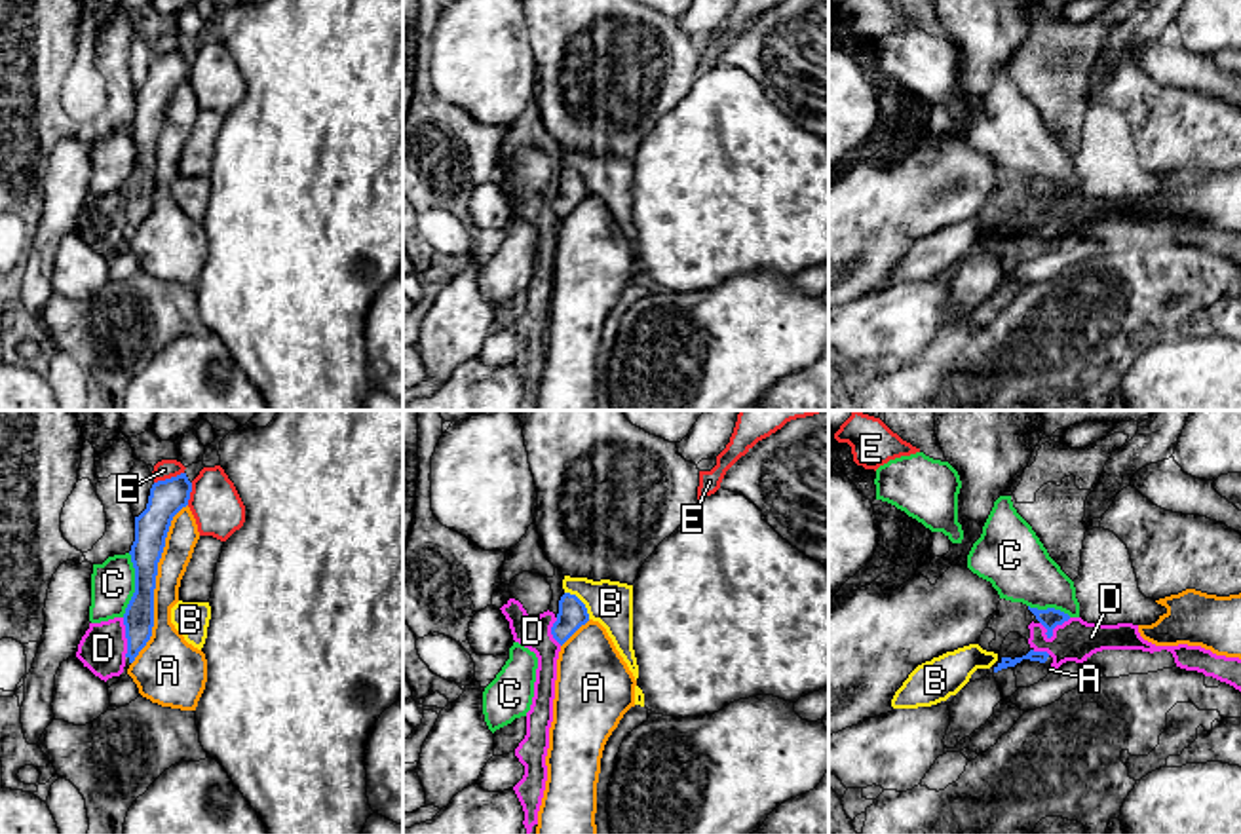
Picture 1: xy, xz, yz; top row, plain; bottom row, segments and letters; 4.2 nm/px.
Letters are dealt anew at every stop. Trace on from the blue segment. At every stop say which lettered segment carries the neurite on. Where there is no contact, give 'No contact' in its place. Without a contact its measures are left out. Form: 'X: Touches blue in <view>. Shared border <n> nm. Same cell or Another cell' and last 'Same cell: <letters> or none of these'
A: Touches blue in xy. Shared border 700 nm. Another cell
B: Touches blue in xz. Shared border 160 nm. Another cell
C: Touches blue in xy. Shared border 280 nm. Another cell
D: Touches blue in yz. Shared border 140 nm. Another cell
E: Touches blue in xy. Shared border 140 nm. Another cell
Same cell: none of these

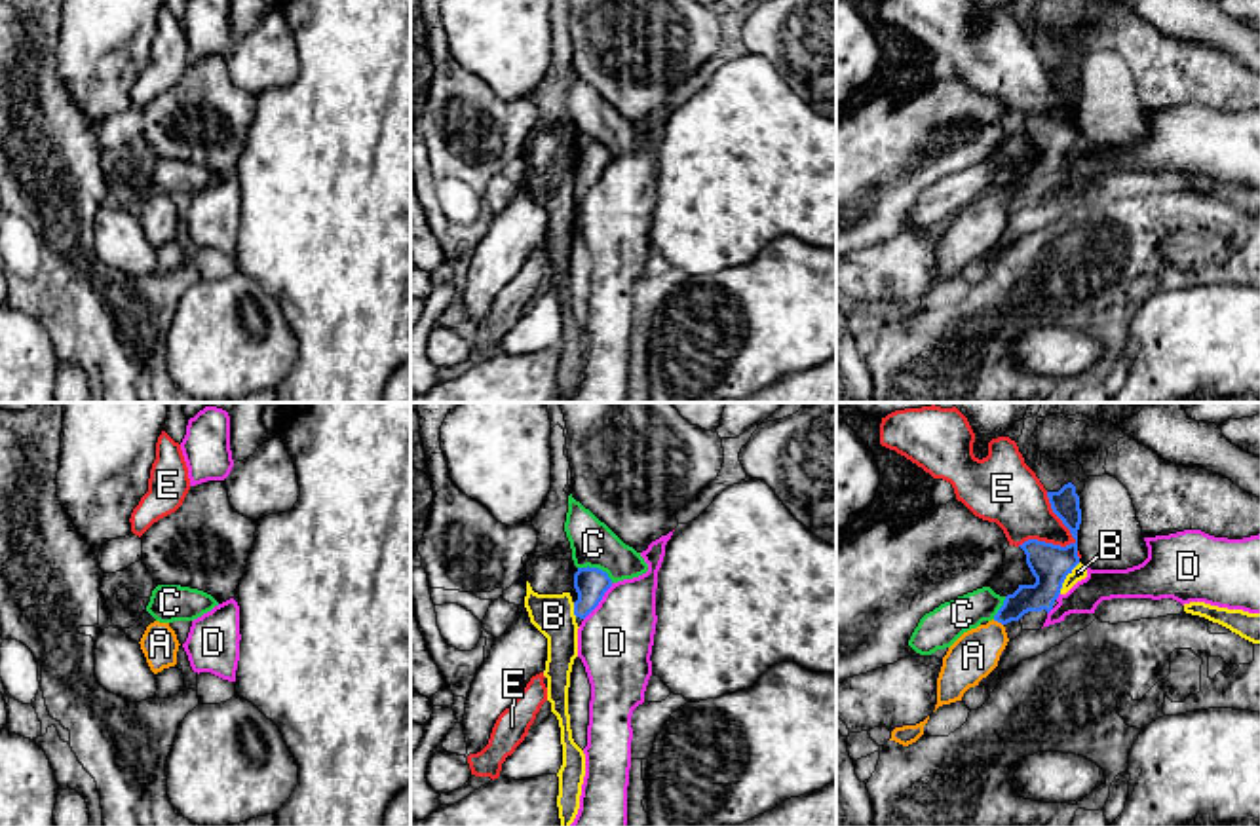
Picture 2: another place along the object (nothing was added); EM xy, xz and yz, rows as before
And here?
A: Touches blue in yz. Shared border 50 nm. Same cell
B: Touches blue in yz. Shared border 160 nm. Another cell
C: Touches blue in xz. Shared border 170 nm. Another cell
D: Touches blue in xz. Shared border 200 nm. Another cell
E: Touches blue in yz. Shared border 260 nm. Another cell
Same cell: A

